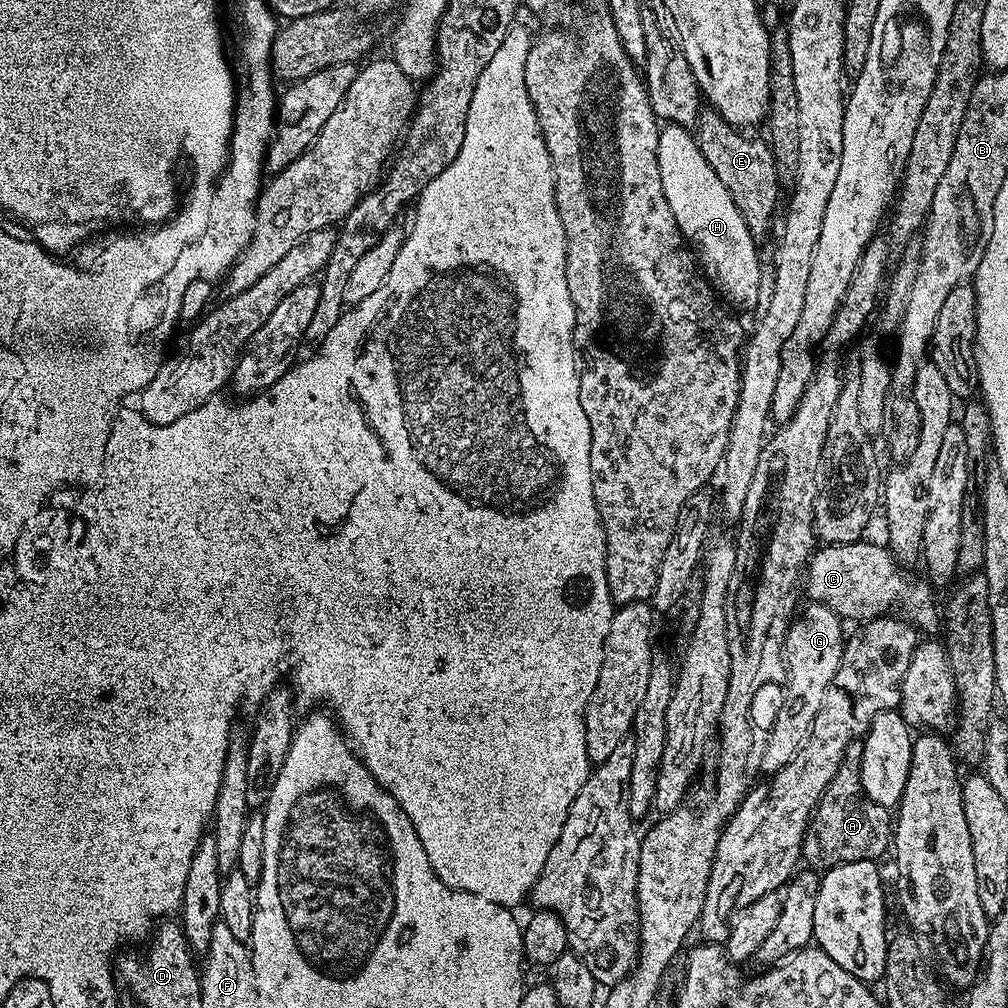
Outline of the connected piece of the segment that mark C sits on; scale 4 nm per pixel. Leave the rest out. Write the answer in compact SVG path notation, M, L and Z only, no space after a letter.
M861 538L852 544L830 544L813 551L806 571L802 576L803 591L808 591L808 600L827 604L831 612L845 621L877 620L880 616L899 614L921 633L932 634L941 627L942 612L936 609L933 585L927 579L911 576L896 563L892 553L883 543L867 544Z

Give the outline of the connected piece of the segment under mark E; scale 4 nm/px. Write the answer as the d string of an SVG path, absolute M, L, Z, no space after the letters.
M705 107L699 118L696 119L694 129L696 144L702 150L702 158L710 162L714 174L726 190L730 190L730 198L734 198L734 206L742 214L746 226L752 231L752 237L758 242L772 228L772 219L776 216L776 199L782 193L782 185L778 178L778 170L774 166L774 154L767 141L756 134L735 128L722 114Z

